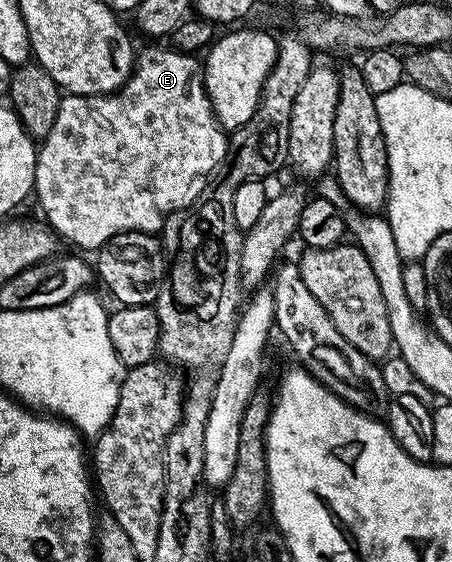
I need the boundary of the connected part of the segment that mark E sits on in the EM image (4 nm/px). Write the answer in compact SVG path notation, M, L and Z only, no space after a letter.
M171 47L168 48L148 48L144 53L142 51L135 57L135 64L132 70L132 76L129 77L128 81L122 87L117 89L116 92L111 92L108 95L103 96L72 96L65 95L61 99L60 105L58 106L58 118L54 122L54 126L50 130L48 137L42 141L39 145L37 154L36 154L36 183L34 185L34 200L37 200L40 203L40 208L44 211L43 219L47 221L50 225L53 232L56 233L57 237L69 240L72 244L77 244L80 248L92 248L91 250L98 250L103 246L106 241L110 238L114 238L114 234L119 232L151 232L153 234L159 233L161 228L164 225L164 220L168 216L173 215L181 210L183 206L188 206L195 199L196 195L200 192L201 188L204 187L205 181L212 175L213 172L219 167L220 163L223 162L223 159L226 158L227 148L228 148L228 139L229 133L221 129L220 124L216 120L216 115L212 112L212 103L208 97L208 92L204 89L204 69L202 67L201 61L197 59L195 55L189 54L187 52L178 52L173 50Z

